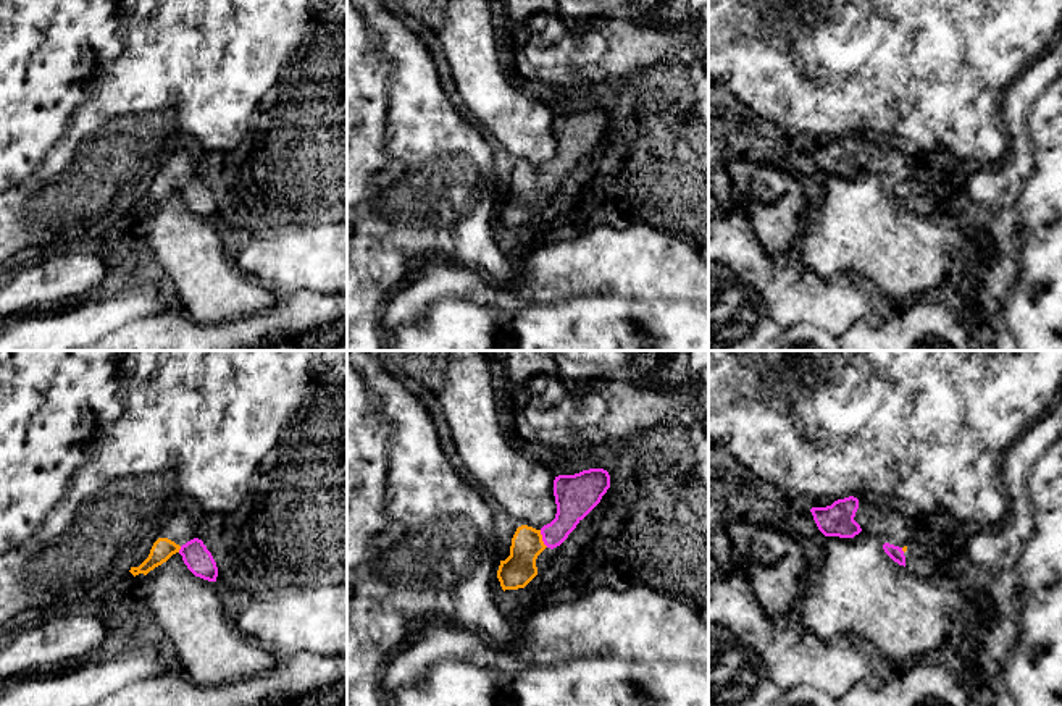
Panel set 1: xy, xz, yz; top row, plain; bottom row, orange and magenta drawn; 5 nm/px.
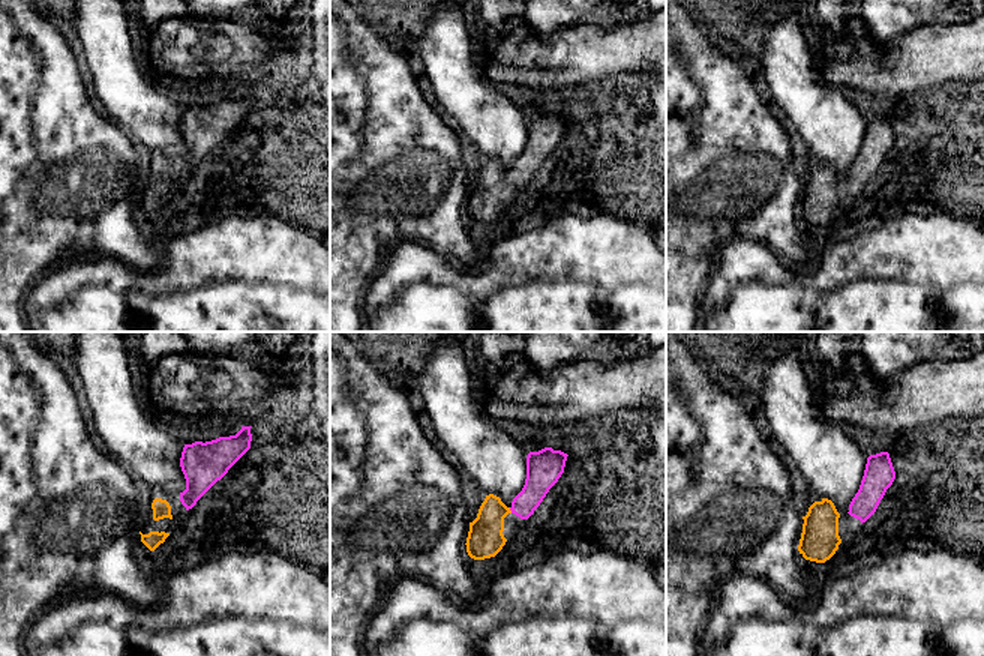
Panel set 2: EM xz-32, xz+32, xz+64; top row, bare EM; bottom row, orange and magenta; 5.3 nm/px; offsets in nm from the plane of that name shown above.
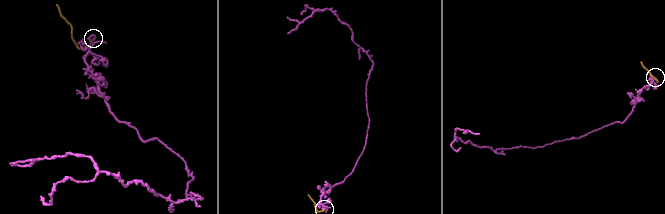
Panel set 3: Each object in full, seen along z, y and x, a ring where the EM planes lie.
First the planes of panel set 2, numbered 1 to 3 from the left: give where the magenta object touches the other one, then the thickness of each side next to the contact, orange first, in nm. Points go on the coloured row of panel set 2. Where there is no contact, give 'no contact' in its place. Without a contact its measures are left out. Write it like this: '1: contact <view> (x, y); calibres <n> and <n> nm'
1: no contact
2: contact xz+32 (510, 511); calibres 190 and 160 nm
3: no contact

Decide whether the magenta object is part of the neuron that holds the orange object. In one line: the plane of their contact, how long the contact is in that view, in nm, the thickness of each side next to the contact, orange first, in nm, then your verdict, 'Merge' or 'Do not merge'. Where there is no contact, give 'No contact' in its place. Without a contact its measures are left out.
Touches orange in xz. Shared border 100 nm. Thickness 170 nm (orange) against 180 nm. Merge

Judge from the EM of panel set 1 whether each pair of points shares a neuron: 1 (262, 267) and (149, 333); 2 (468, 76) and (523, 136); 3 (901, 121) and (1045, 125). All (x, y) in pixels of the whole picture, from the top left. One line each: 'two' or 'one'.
1: two
2: one
3: two

